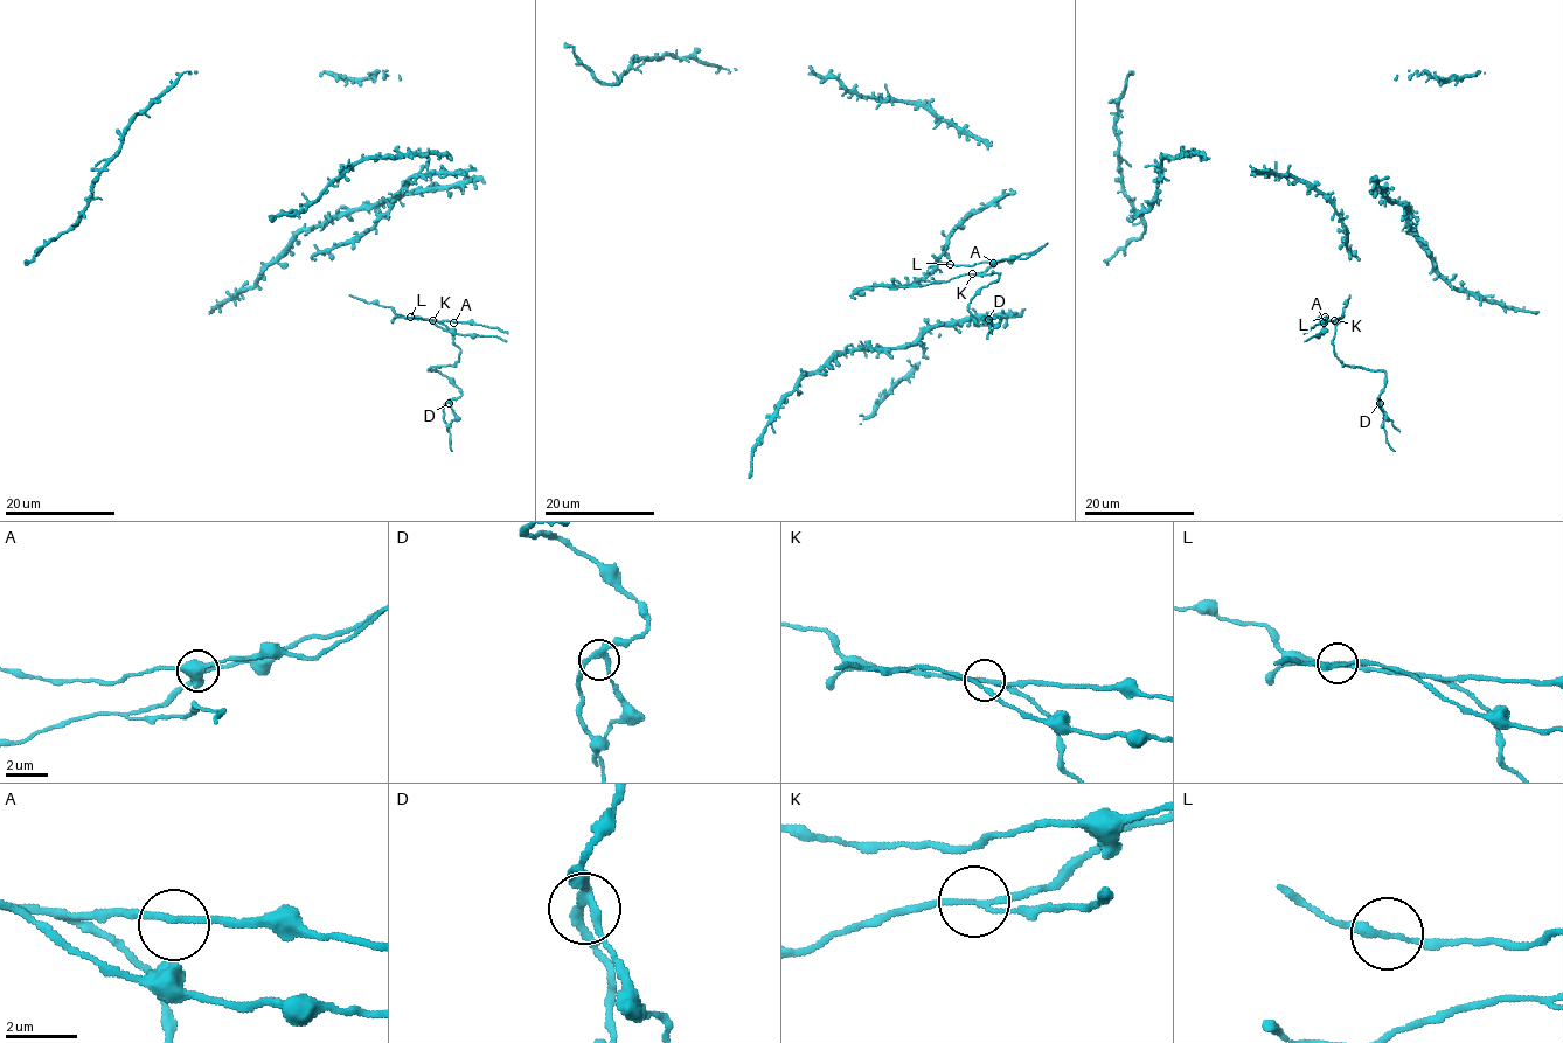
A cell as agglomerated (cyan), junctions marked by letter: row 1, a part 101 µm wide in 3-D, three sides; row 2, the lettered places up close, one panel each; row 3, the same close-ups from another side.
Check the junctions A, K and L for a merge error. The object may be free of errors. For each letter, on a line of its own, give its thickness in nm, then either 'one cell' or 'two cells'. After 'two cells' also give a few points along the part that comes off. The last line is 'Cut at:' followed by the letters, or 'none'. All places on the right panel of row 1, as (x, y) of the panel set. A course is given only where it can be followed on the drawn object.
A: calibre 140 nm; one cell
K: calibre 150 nm; two cells; course (1334, 320), (1334, 354), (1343, 364), (1382, 370), (1387, 375), (1387, 384), (1379, 398), (1387, 442), (1395, 451)
L: calibre 220 nm; one cell
Cut at: K

